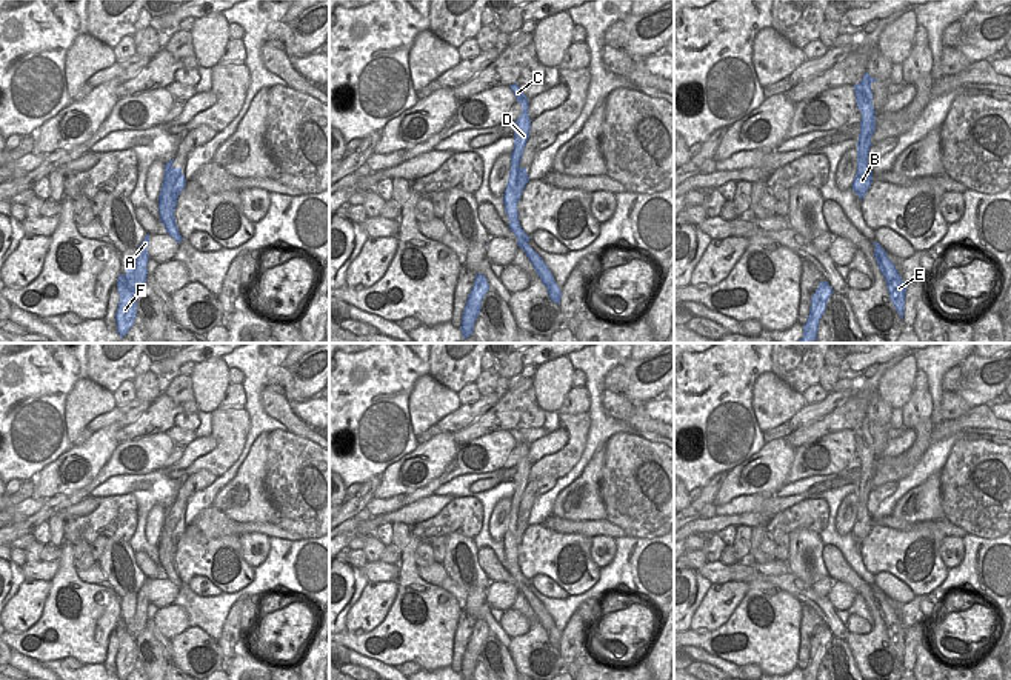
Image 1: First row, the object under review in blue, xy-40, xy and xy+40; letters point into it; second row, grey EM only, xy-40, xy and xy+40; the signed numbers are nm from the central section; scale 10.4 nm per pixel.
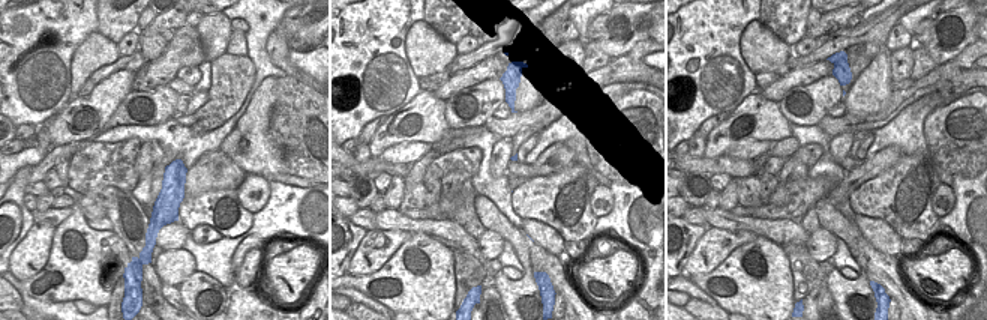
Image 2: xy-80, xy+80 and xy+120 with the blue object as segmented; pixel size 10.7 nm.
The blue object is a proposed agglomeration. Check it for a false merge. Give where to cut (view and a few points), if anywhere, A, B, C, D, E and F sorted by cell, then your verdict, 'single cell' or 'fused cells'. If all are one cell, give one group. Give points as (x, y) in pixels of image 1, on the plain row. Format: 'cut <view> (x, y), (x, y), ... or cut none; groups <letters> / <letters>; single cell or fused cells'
cut xy-40 (171, 510), (173, 530), (163, 539), (165, 550); groups A F / B C D E; fused cells

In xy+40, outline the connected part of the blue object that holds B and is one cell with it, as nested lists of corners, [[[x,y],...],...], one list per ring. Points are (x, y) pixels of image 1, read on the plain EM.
[[[865,417],[860,428],[854,429],[856,446],[862,458],[860,478],[857,486],[857,517],[853,526],[853,535],[859,540],[869,534],[873,528],[873,515],[868,511],[871,482],[876,475],[876,455],[873,451],[871,428],[879,426]]]

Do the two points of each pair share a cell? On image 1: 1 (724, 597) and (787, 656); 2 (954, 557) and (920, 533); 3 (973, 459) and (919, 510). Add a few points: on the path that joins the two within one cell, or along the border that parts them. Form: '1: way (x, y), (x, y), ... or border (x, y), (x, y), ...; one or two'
1: border (748, 585), (747, 594), (733, 614), (710, 631); two
2: border (944, 536), (939, 545), (939, 556), (948, 568); two
3: border (939, 471), (944, 519); two

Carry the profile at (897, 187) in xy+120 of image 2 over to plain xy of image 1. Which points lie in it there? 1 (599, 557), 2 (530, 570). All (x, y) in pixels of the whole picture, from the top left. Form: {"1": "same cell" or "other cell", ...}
{"1": "other cell", "2": "same cell"}

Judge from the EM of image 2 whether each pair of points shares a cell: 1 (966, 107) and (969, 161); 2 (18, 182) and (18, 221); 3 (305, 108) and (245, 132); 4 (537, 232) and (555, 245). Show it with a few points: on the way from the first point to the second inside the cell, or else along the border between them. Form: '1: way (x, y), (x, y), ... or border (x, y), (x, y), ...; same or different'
1: way (966, 120), (966, 147); same
2: way (17, 191), (17, 212); same
3: border (272, 89), (270, 135), (285, 155); different
4: way (542, 233), (551, 241); same

